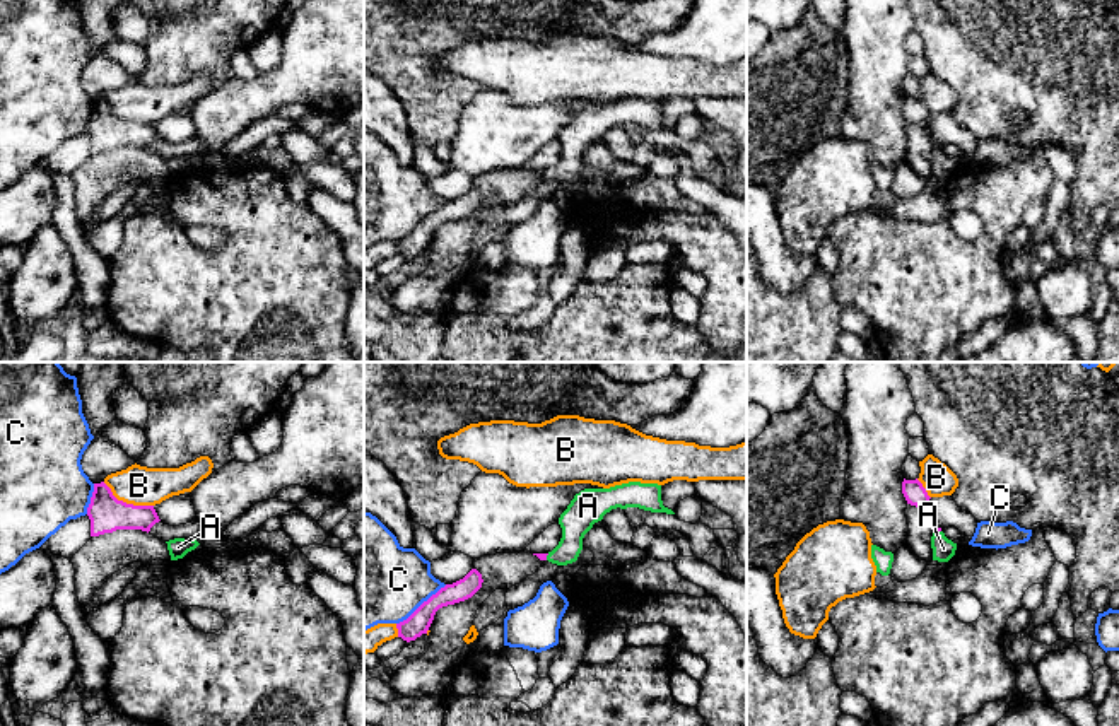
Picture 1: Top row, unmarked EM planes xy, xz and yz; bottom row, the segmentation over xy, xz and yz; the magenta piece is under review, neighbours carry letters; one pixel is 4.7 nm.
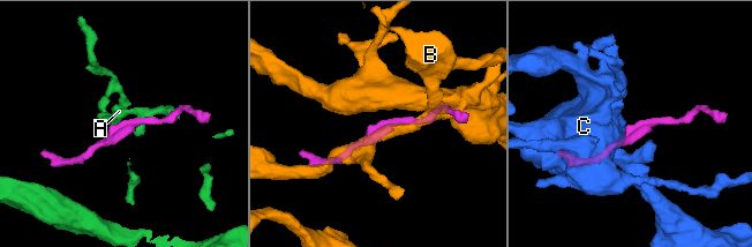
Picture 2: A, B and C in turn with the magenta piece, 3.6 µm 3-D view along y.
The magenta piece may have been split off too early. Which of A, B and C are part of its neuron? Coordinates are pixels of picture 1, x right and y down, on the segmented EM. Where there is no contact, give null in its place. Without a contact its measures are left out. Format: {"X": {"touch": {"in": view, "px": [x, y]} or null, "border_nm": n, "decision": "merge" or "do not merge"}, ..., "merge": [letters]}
{"A": {"touch": {"in": "xz", "px": [545, 557]}, "border_nm": 40, "decision": "merge"}, "B": {"touch": {"in": "xy", "px": [125, 503]}, "border_nm": 260, "decision": "do not merge"}, "C": {"touch": {"in": "xz", "px": [422, 603]}, "border_nm": 300, "decision": "do not merge"}, "merge": ["A"]}

